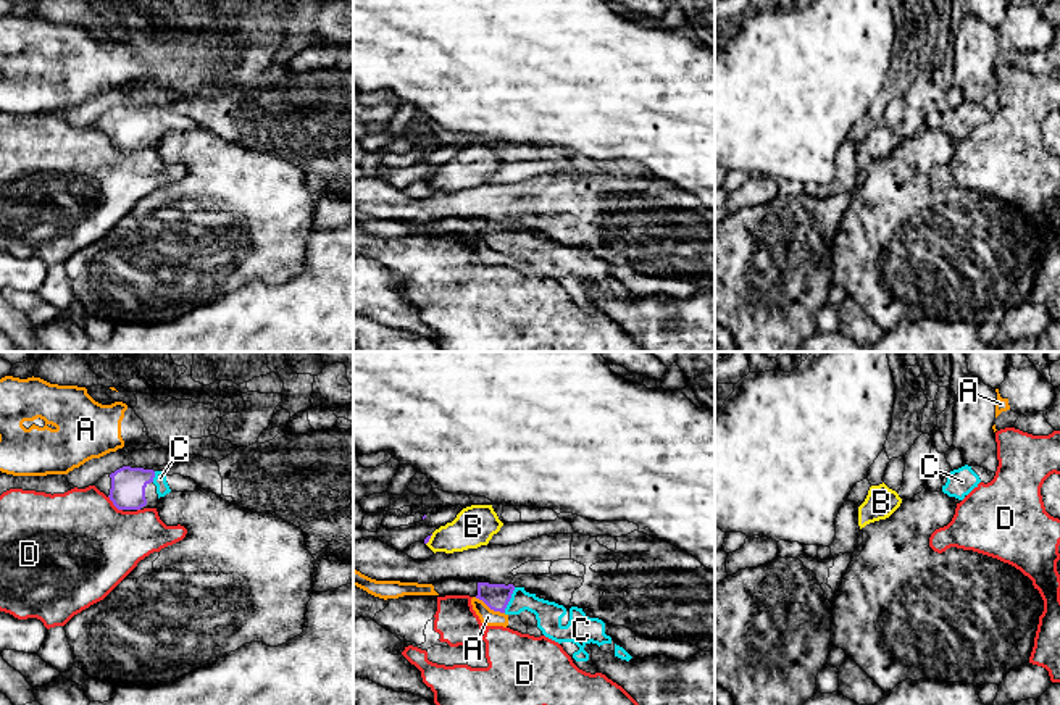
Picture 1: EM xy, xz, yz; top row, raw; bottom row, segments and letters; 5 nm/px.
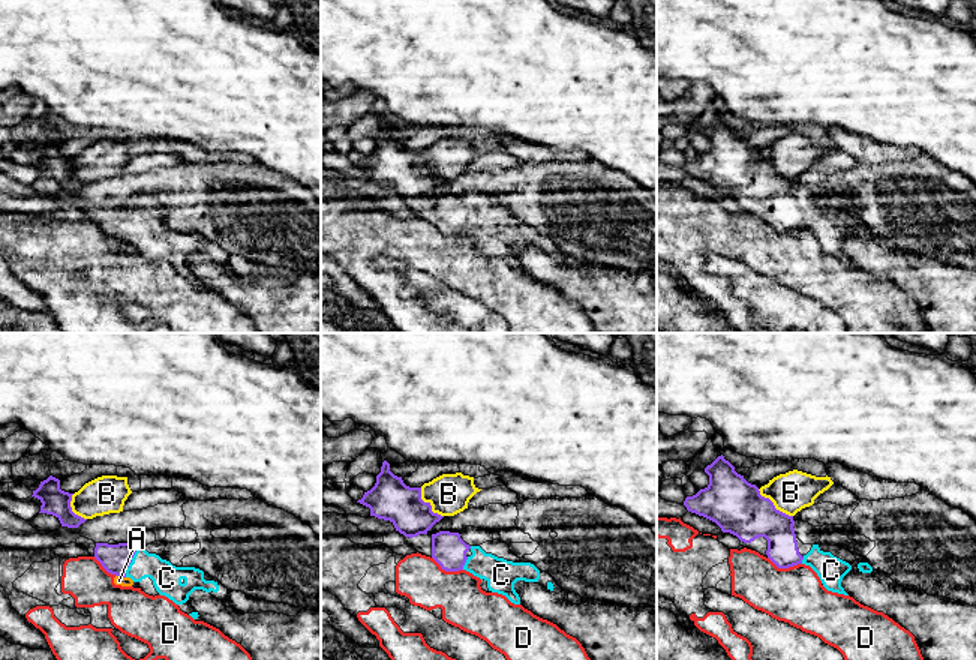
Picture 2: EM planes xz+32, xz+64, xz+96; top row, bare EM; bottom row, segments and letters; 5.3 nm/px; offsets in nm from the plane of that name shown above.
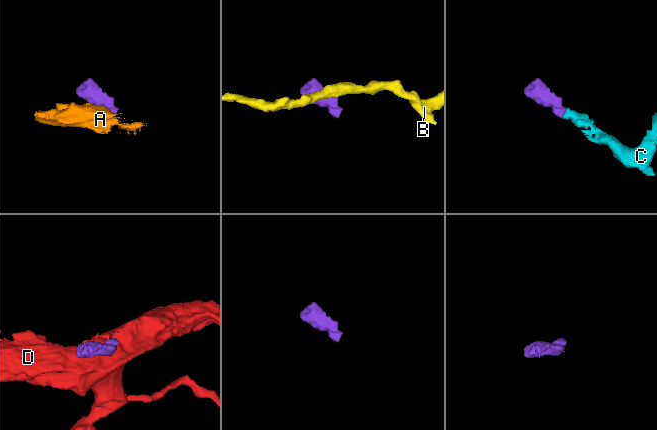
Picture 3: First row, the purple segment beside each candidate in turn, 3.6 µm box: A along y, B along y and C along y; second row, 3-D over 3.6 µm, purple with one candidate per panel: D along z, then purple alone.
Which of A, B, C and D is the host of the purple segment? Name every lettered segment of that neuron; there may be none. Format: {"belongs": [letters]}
{"belongs": ["C"]}

